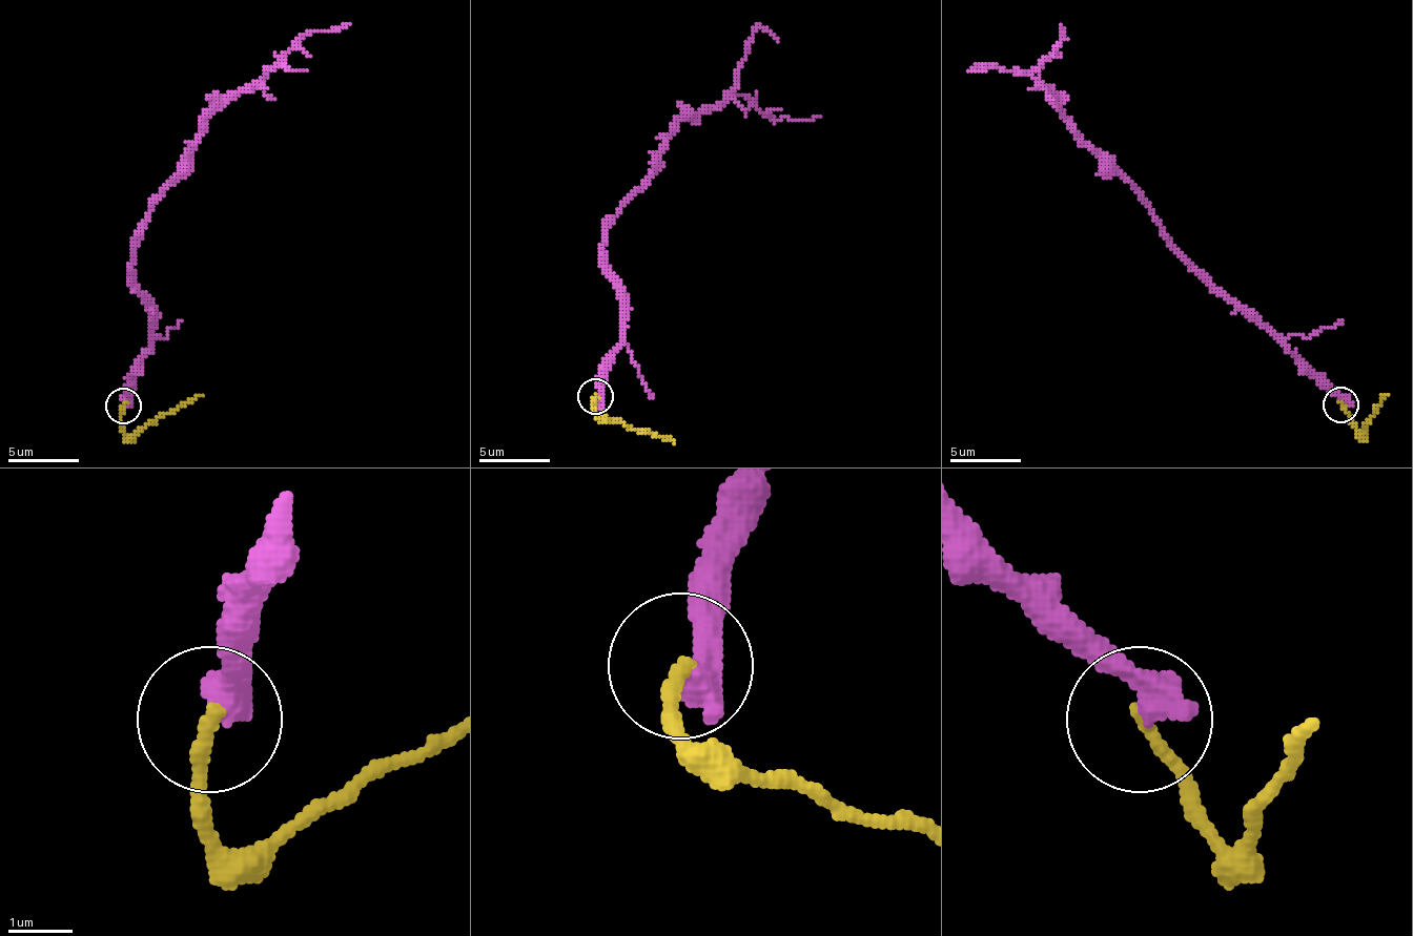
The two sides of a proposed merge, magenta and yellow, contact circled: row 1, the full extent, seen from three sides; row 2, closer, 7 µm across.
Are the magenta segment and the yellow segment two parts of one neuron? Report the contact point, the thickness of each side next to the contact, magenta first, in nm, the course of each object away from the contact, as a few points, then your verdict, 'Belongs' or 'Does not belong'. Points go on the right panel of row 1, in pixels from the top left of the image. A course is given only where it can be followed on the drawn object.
Place: (1340, 404). Thickness 500 nm (magenta) against 240 nm. Course of magenta: (1342, 406), (1195, 267), (1149, 203), (1060, 110), (1039, 78), (1039, 67), (1064, 35), (1060, 24). Course of yellow: (1342, 406), (1349, 423), (1359, 434), (1388, 395). Does not belong

